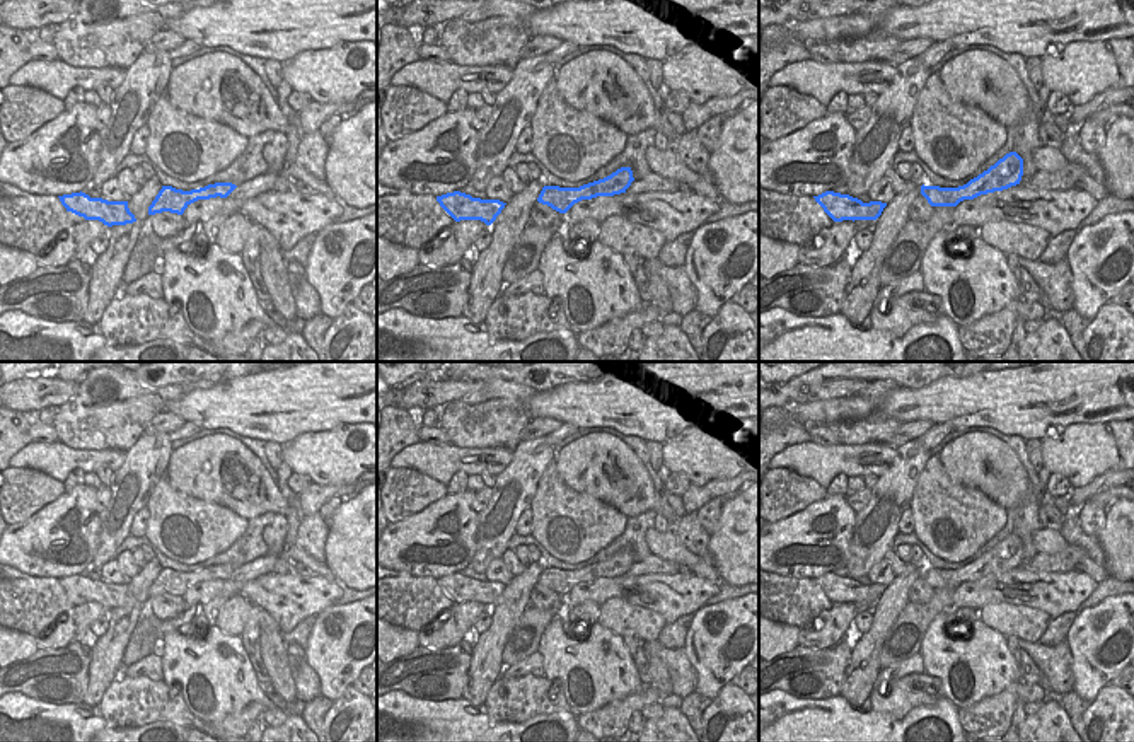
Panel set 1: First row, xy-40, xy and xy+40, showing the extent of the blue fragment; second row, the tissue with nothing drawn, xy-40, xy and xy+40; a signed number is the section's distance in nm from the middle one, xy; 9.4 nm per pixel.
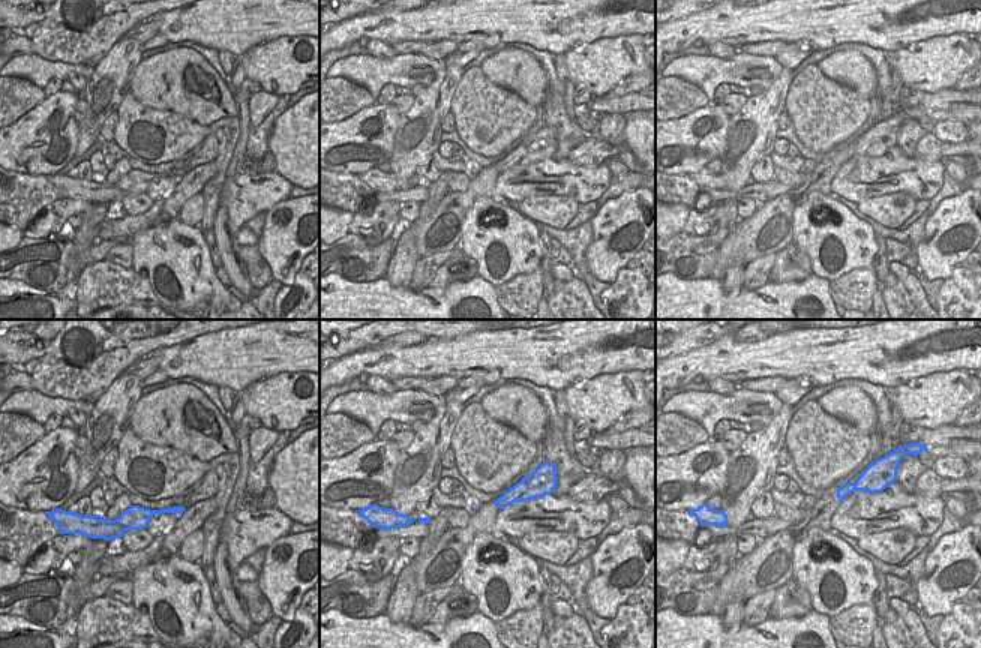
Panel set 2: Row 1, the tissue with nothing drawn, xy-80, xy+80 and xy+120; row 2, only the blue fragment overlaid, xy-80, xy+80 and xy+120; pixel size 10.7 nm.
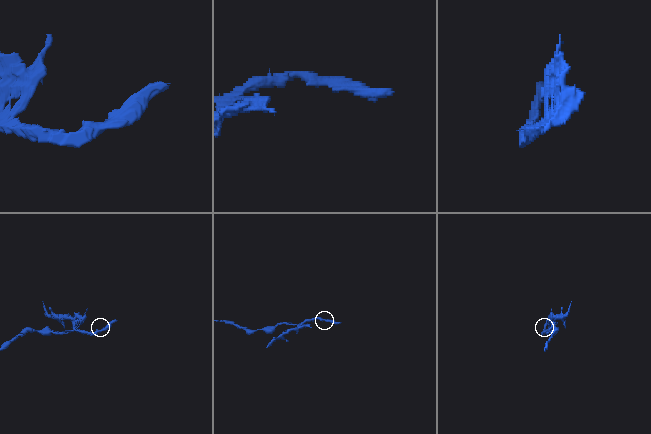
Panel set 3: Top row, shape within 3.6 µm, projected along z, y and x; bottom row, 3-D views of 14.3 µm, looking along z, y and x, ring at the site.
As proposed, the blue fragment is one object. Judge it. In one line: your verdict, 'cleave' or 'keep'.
cleave

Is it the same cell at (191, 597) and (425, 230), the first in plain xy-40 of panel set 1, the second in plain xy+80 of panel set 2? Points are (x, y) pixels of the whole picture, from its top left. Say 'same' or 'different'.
different

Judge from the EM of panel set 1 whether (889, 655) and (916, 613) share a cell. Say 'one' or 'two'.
one

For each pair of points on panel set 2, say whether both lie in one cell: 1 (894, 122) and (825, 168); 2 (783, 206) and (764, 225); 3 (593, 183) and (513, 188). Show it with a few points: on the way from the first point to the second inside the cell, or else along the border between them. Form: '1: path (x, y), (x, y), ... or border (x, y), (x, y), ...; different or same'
1: path (878, 138), (842, 156); same
2: path (779, 210), (768, 221); same
3: path (570, 180), (561, 174), (528, 171), (524, 168); same

